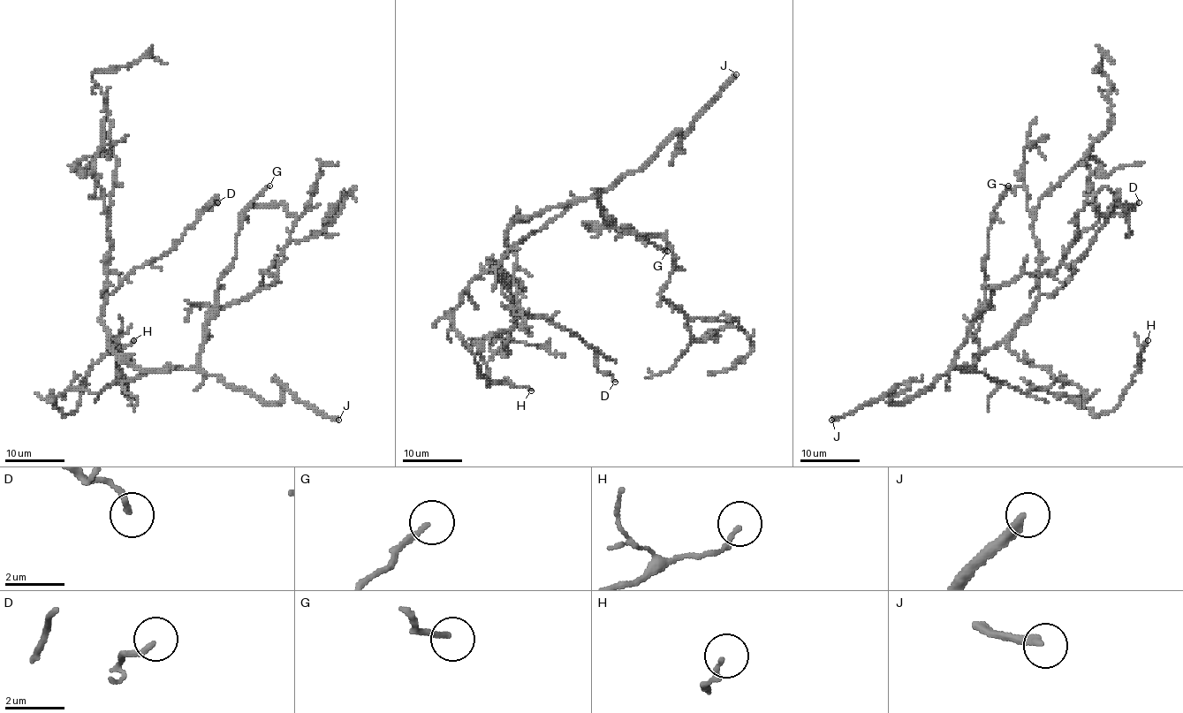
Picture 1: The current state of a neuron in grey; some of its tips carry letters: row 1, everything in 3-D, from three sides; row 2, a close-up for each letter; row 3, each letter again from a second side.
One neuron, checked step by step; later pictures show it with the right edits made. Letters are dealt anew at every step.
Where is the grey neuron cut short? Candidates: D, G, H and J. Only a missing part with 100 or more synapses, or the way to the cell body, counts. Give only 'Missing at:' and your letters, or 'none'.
Missing at: J

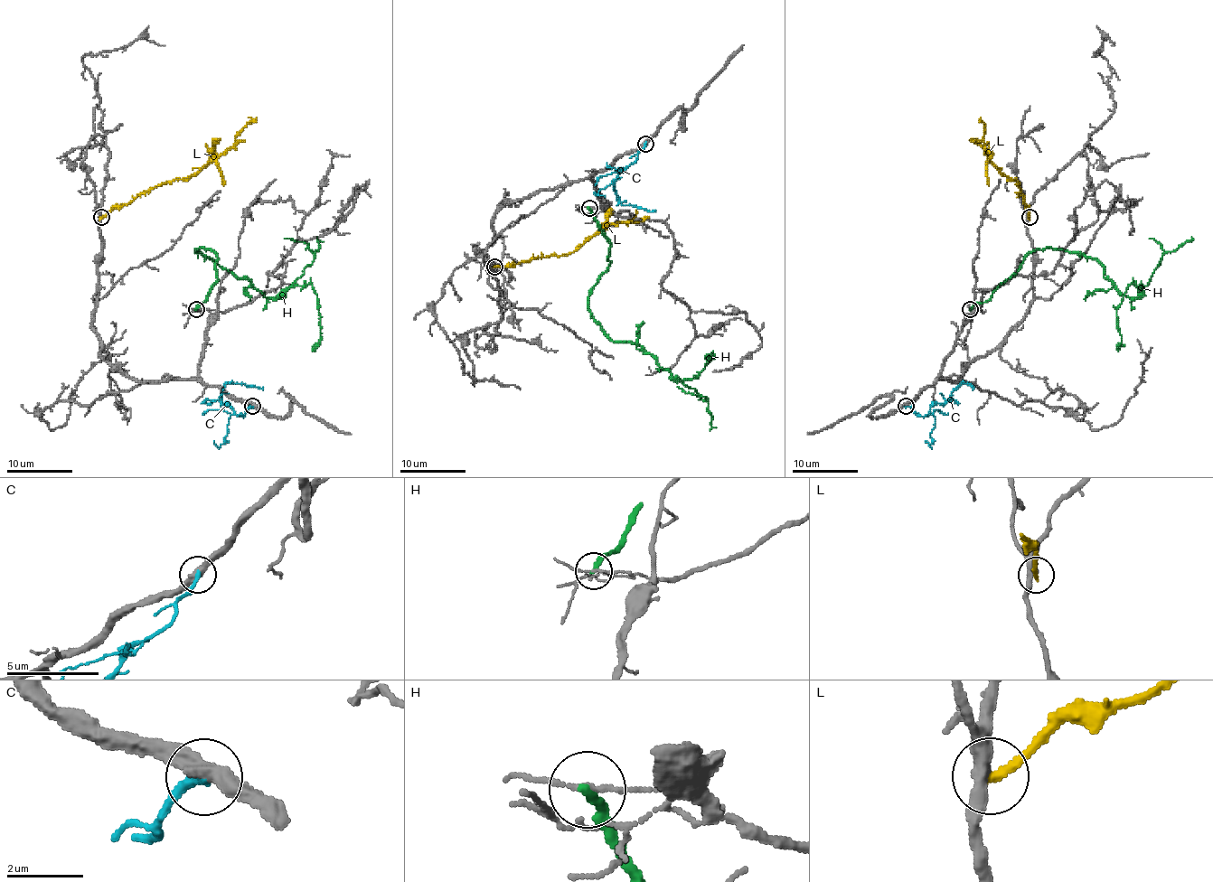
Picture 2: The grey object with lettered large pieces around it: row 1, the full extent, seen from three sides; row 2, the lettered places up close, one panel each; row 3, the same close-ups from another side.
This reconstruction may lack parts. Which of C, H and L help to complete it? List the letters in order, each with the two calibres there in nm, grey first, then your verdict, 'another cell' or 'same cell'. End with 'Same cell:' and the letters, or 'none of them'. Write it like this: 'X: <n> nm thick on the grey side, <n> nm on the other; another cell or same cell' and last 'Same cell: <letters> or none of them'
C: 360 nm thick on the grey side, 220 nm on the other; another cell
H: 110 nm thick on the grey side, 240 nm on the other; another cell
L: 320 nm thick on the grey side, 240 nm on the other; another cell
Same cell: none of them

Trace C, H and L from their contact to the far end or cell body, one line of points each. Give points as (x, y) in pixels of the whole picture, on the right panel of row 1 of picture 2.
C: (906, 407), (925, 416), (933, 405), (946, 401), (963, 383), (967, 383), (974, 389), (973, 389)
H: (971, 308), (1036, 249), (1080, 251), (1116, 288), (1134, 298), (1142, 287), (1131, 284), (1116, 310), (1118, 351)
L: (1029, 217), (1028, 207), (1020, 194), (1018, 181), (1008, 179), (987, 158), (981, 117)

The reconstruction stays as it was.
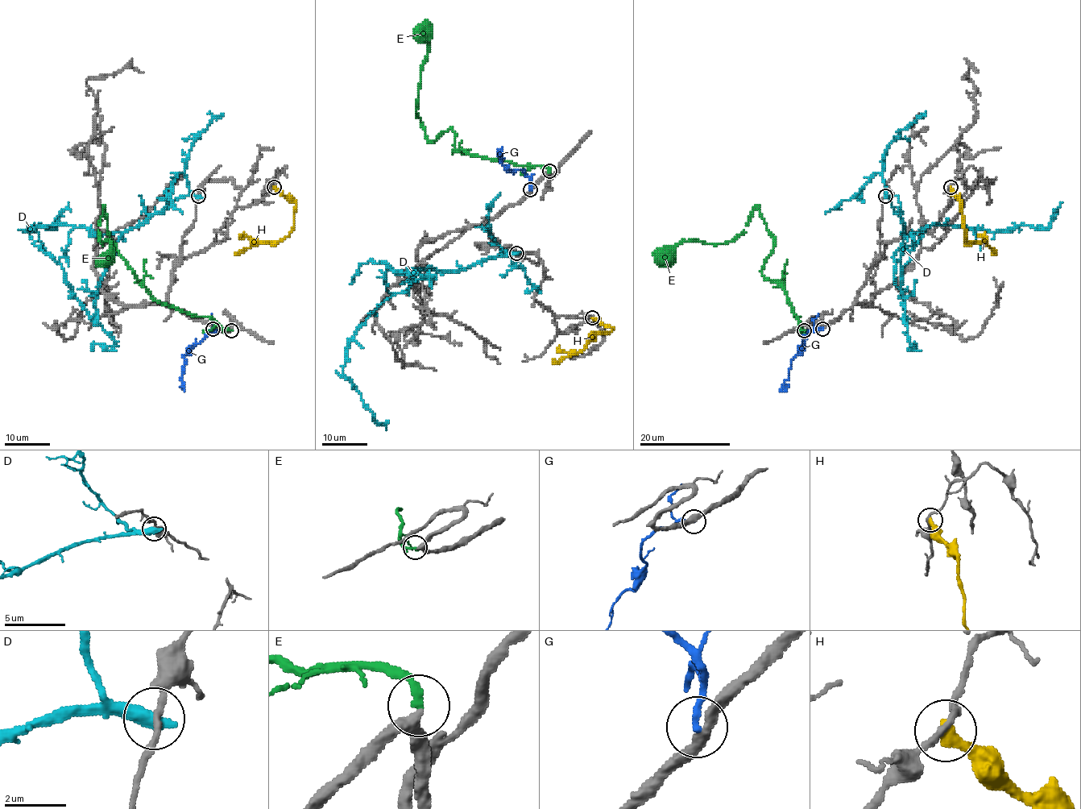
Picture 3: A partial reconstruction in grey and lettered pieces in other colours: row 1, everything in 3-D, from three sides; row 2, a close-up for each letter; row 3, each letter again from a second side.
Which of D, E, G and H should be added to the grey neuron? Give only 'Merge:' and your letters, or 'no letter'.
Merge: E

